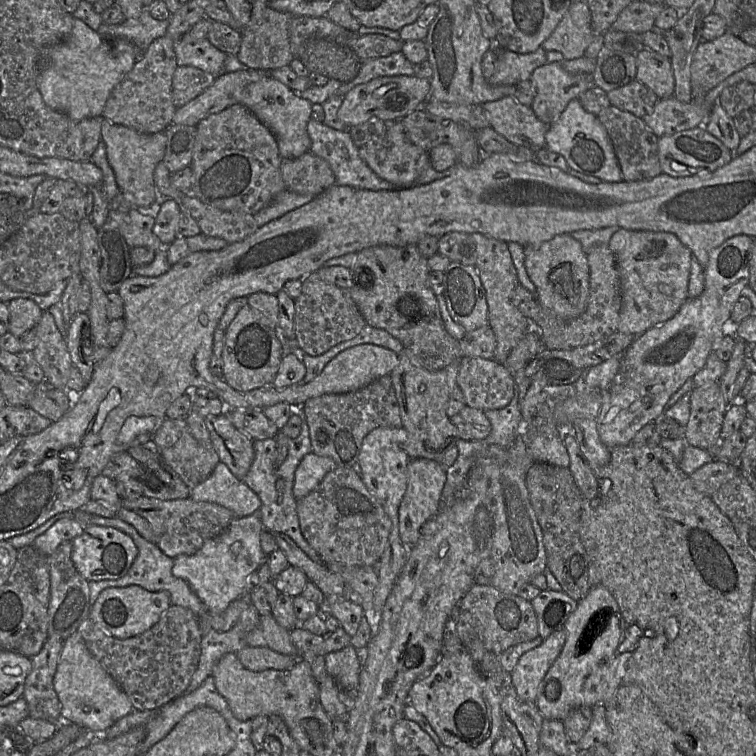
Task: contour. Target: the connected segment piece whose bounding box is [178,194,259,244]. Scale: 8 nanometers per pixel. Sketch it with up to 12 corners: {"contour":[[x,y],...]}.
{"contour":[[192,194],[178,201],[202,234],[229,244],[259,228],[253,215],[215,208]]}

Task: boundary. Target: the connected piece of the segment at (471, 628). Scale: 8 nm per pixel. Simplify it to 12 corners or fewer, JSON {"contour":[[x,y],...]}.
{"contour":[[475,583],[450,619],[467,650],[539,636],[530,601]]}

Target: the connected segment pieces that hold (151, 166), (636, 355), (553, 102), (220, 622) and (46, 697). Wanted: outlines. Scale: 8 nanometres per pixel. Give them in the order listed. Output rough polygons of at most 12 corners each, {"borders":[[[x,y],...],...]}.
{"borders":[[[104,119],[101,142],[124,197],[159,205],[154,171],[164,131],[144,134]],[[752,238],[712,249],[704,289],[636,336],[601,390],[609,449],[664,417],[749,285]],[[557,61],[536,68],[530,107],[548,125],[594,86]],[[246,592],[218,614],[171,605],[150,629],[77,633],[135,710],[186,693],[203,636],[232,629]],[[62,644],[31,658],[23,698],[33,718],[62,719],[53,684]]]}

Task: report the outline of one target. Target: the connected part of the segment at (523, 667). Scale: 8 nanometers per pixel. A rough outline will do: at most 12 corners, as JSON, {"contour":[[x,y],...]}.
{"contour":[[564,629],[519,657],[510,672],[521,700],[534,703],[561,653]]}

